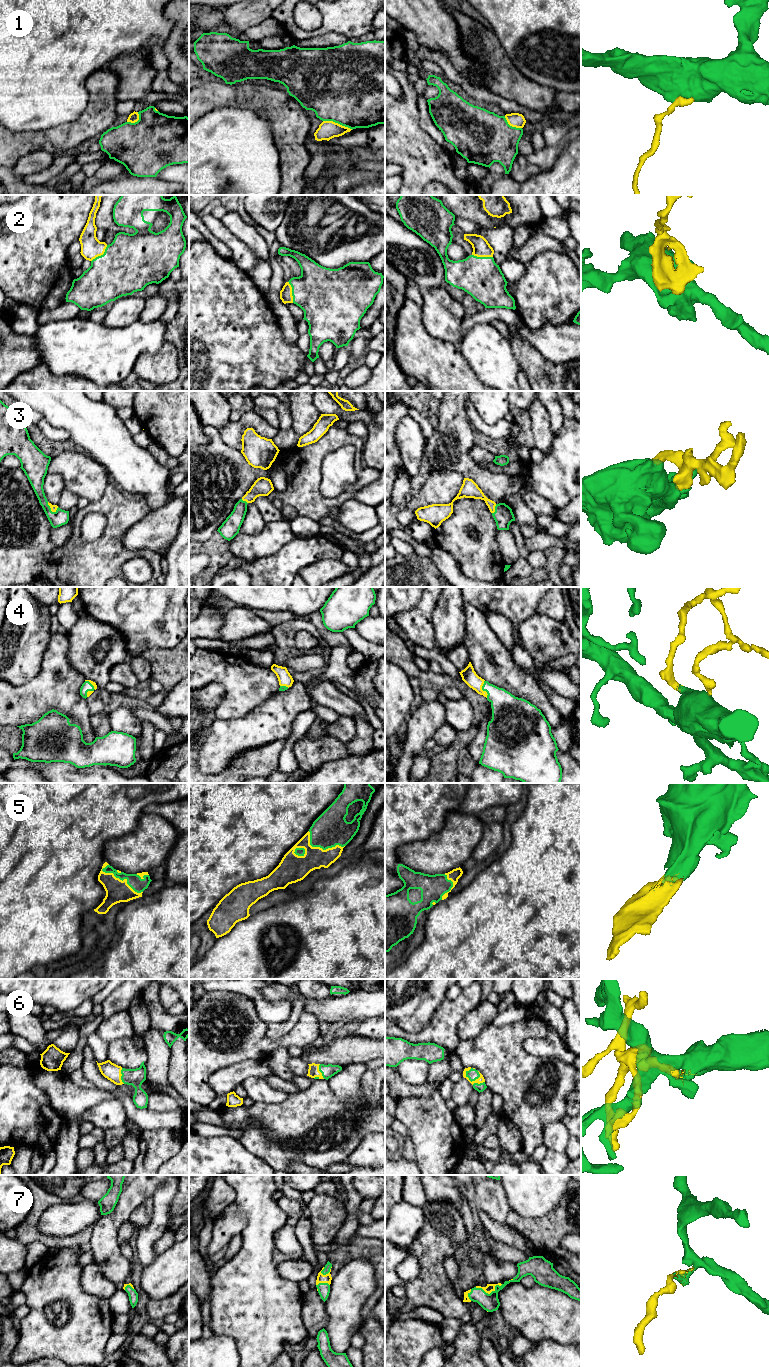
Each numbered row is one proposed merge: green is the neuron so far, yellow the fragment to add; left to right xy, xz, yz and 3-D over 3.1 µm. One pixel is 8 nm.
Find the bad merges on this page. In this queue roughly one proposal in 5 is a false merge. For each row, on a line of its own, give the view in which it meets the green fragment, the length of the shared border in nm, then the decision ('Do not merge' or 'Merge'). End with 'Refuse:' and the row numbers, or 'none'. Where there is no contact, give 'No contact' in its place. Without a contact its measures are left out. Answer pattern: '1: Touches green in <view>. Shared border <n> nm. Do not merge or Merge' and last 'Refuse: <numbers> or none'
1: Touches green in xz. Shared border 260 nm. Do not merge
2: Touches green in xy. Shared border 190 nm. Merge
3: Touches green in yz. Shared border 90 nm. Merge
4: Touches green in yz. Shared border 150 nm. Merge
5: Touches green in xy. Shared border 380 nm. Merge
6: Touches green in yz. Shared border 180 nm. Merge
7: Touches green in yz. Shared border 220 nm. Merge
Refuse: 1

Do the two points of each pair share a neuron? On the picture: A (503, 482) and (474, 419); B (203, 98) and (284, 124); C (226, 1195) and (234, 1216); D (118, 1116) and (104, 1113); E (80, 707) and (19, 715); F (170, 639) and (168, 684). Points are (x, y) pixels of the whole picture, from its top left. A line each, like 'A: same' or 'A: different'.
A: different
B: same
C: different
D: same
E: same
F: different

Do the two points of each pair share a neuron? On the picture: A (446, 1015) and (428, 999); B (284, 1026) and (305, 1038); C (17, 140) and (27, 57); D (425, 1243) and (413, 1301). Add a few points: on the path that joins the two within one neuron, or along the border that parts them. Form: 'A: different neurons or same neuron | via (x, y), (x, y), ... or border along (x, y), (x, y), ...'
A: different neurons | border along (446, 998), (439, 1005), (432, 1019), (424, 1027)
B: different neurons | border along (303, 1010), (283, 1037), (268, 1038)
C: different neurons | border along (10, 129), (15, 131), (42, 131)
D: same neuron | via (427, 1257), (426, 1287)

